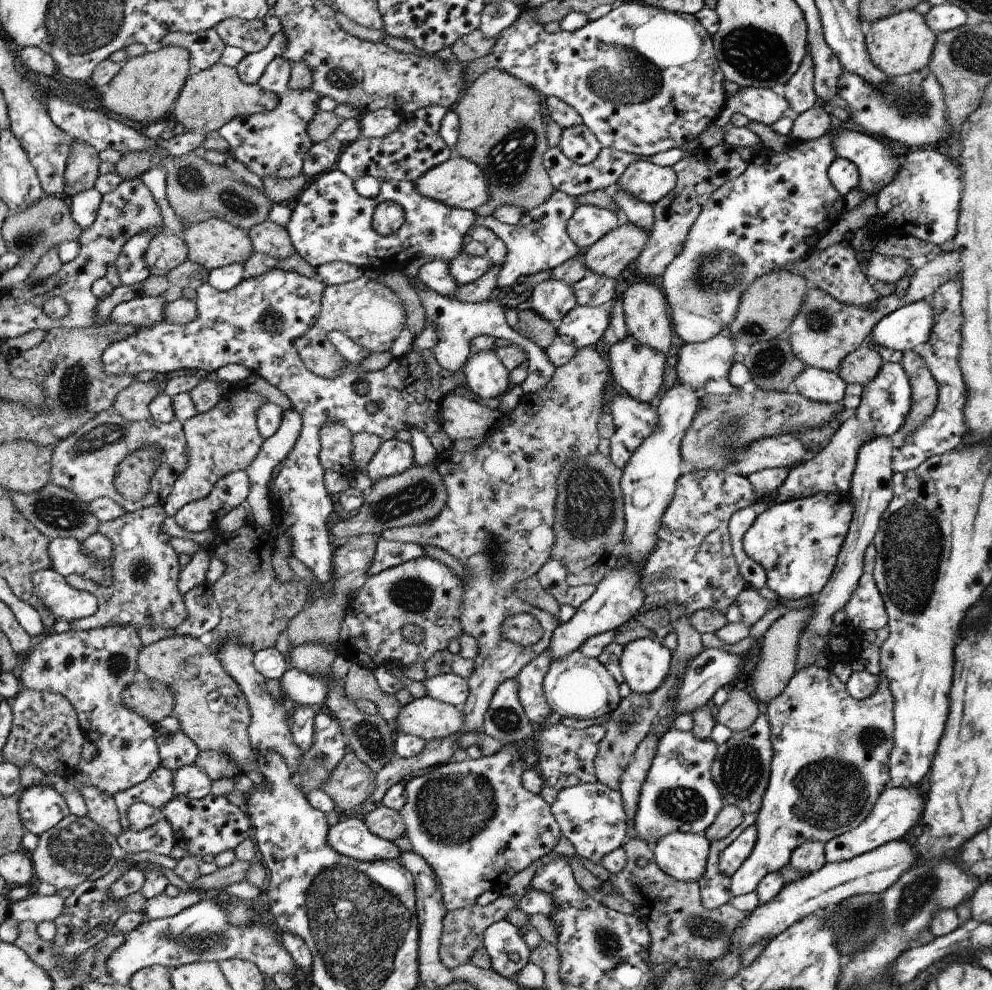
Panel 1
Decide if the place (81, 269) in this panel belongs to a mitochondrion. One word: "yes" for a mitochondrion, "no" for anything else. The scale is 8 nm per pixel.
no

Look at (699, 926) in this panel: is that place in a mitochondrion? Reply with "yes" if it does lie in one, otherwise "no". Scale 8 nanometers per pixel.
yes

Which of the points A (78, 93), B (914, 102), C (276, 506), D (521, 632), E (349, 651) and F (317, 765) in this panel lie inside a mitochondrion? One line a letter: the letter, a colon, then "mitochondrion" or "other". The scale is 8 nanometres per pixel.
A: mitochondrion
B: mitochondrion
C: other
D: other
E: other
F: mitochondrion

